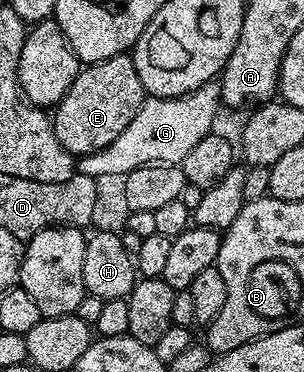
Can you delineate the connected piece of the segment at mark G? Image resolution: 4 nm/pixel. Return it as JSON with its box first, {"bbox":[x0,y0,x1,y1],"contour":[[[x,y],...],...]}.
{"bbox":[77,82,221,181],"contour":[[[218,82],[206,83],[188,95],[173,97],[172,99],[144,98],[141,109],[129,125],[125,125],[125,133],[113,141],[113,145],[105,145],[92,155],[80,155],[77,159],[78,174],[88,175],[99,181],[102,175],[116,175],[122,177],[133,169],[150,163],[178,163],[182,164],[185,153],[201,141],[201,137],[212,134],[215,114],[221,108]]]}

